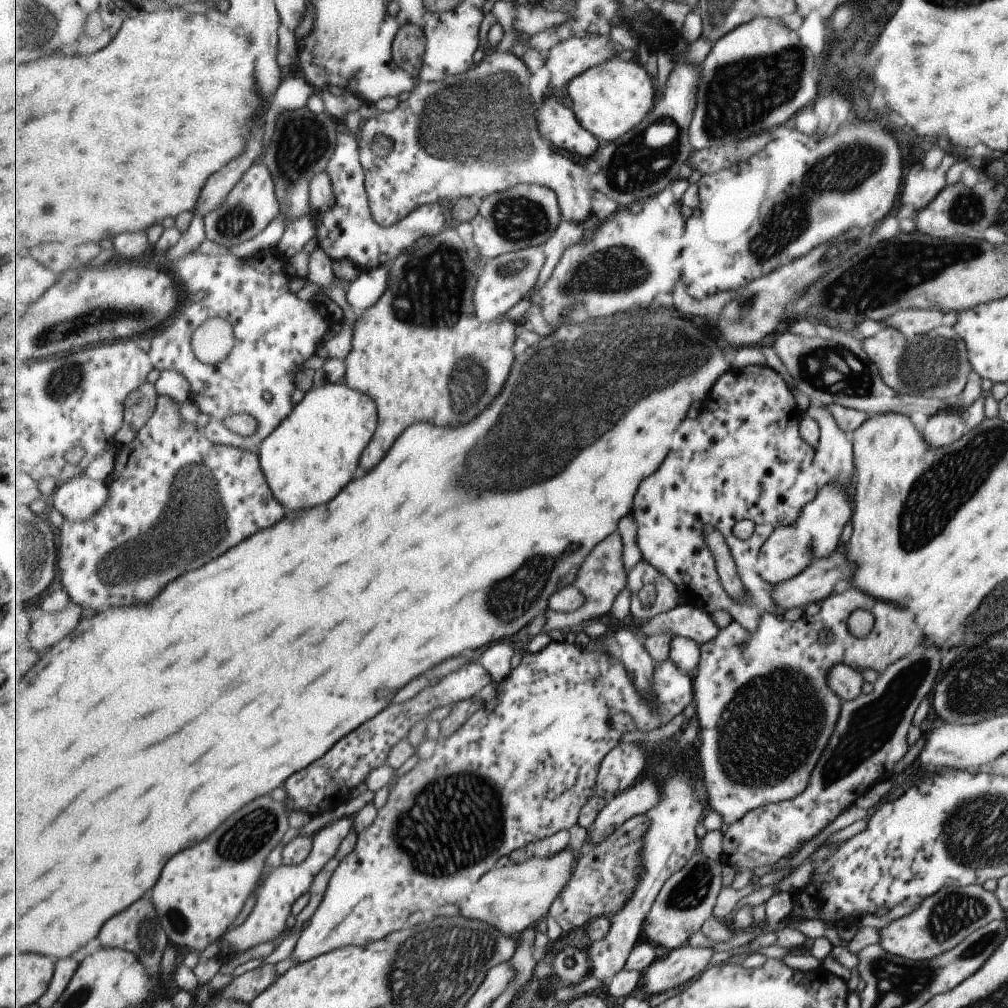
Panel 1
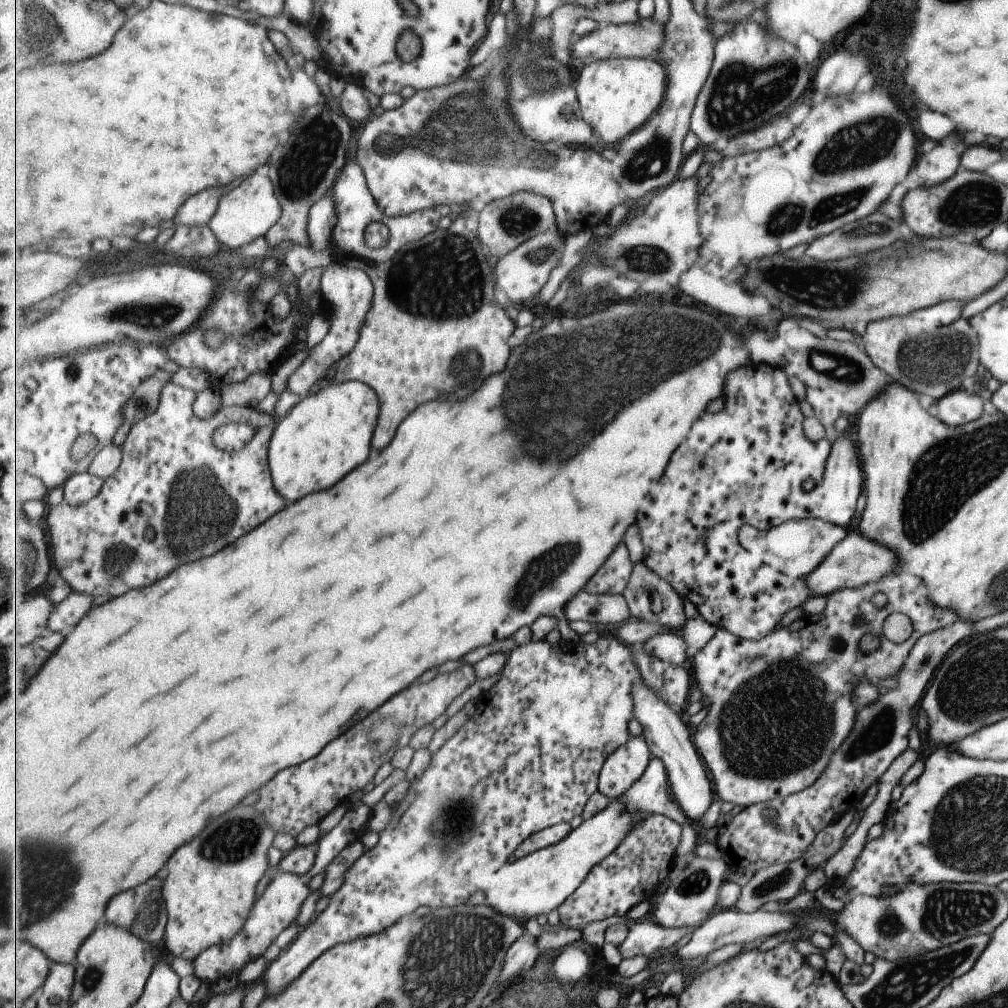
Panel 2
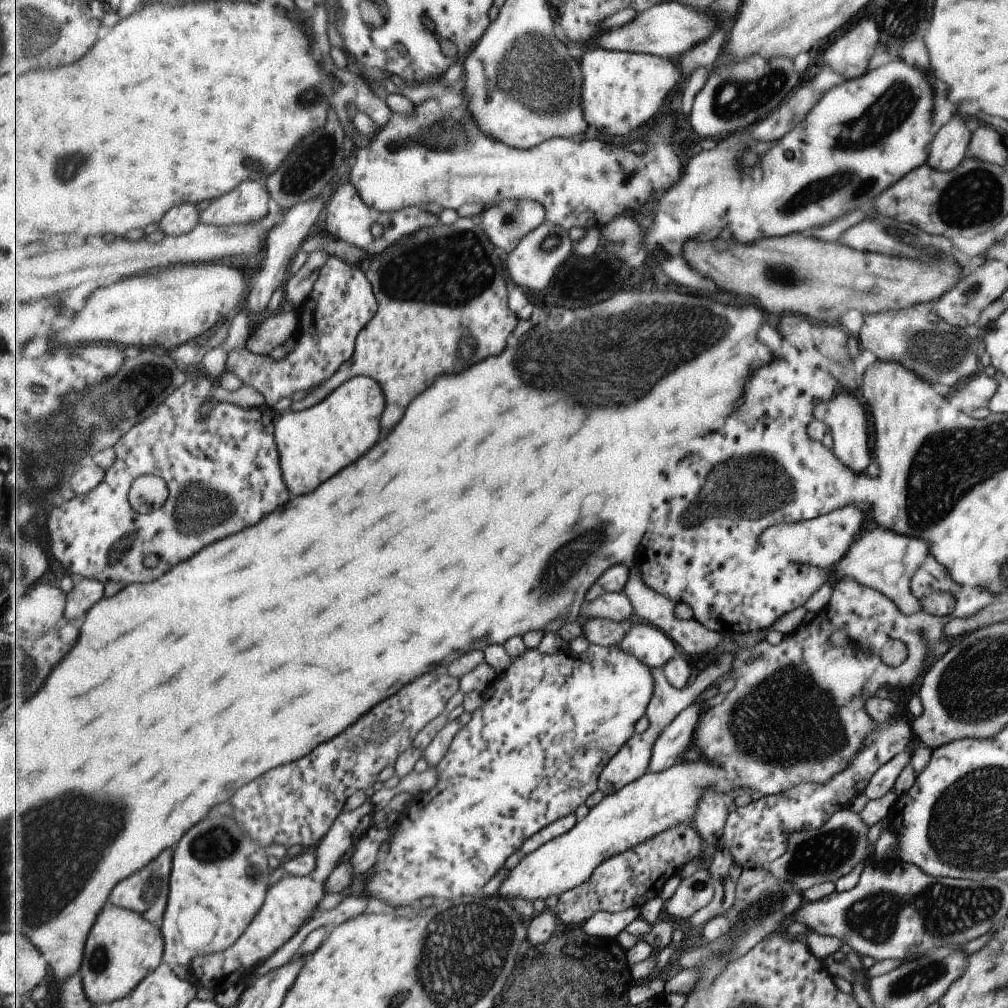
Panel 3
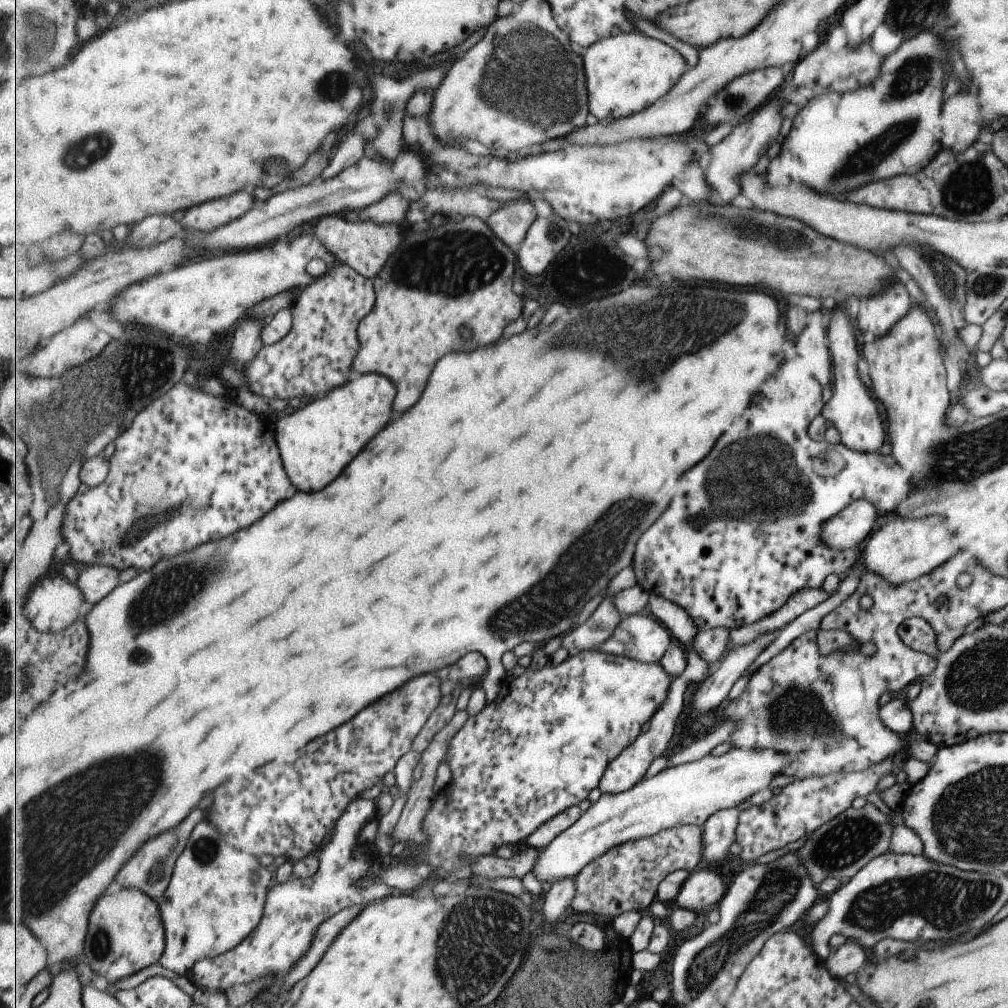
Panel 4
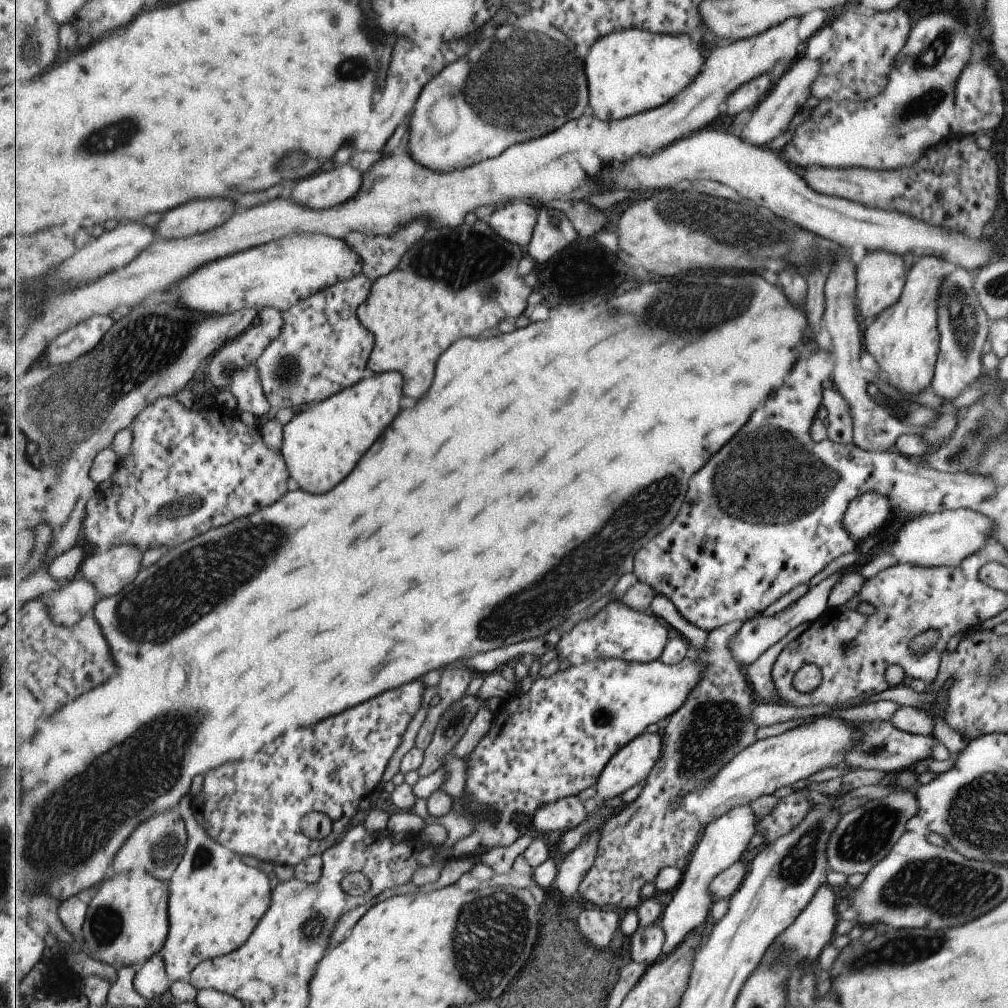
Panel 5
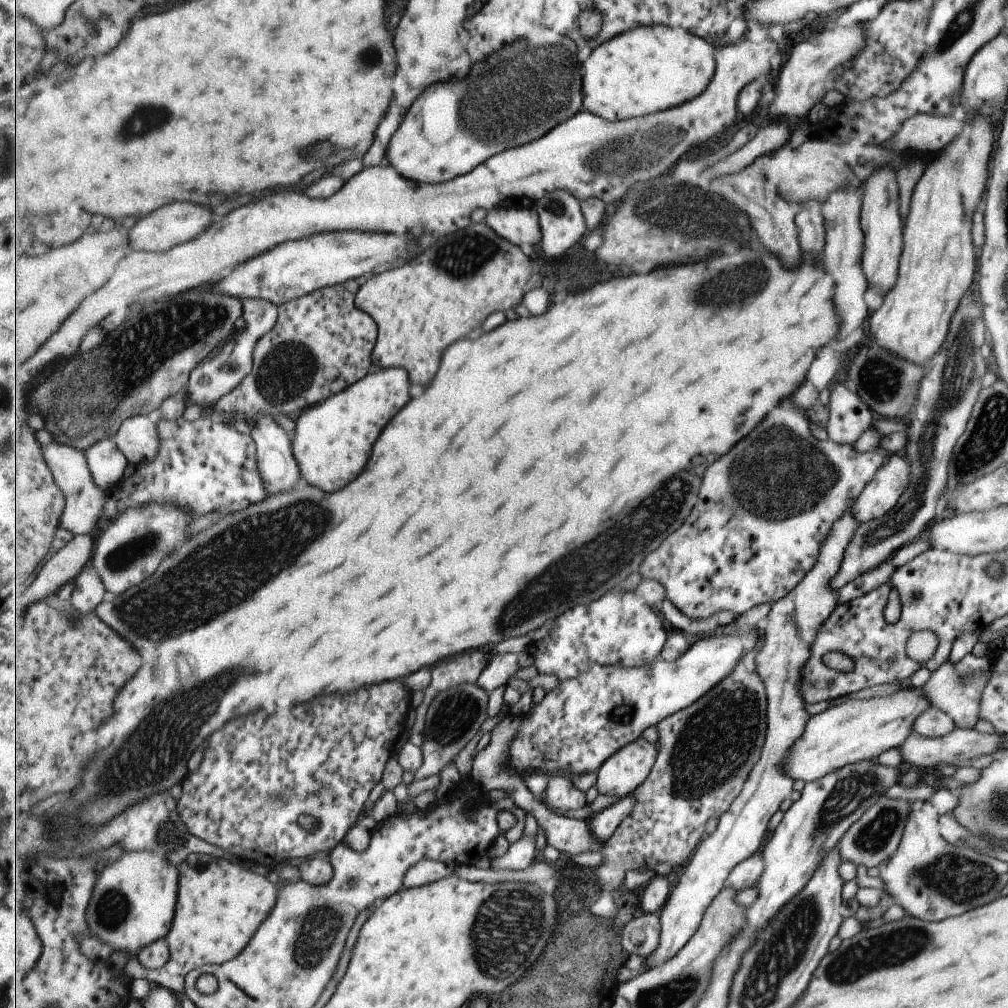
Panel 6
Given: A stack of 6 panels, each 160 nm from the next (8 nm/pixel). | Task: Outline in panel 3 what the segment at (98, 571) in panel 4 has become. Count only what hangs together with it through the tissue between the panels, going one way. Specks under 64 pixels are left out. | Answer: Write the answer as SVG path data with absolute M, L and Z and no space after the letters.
M85 577L79 580L68 594L66 620L87 614L105 596L105 583Z

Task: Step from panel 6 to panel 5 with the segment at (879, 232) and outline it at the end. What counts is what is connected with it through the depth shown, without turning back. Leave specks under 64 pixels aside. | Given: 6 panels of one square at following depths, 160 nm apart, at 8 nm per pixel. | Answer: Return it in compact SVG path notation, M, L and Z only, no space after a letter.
M869 252L861 258L857 266L857 300L859 300L859 312L865 318L873 318L880 315L879 312L887 306L892 306L901 294L905 282L905 268L897 254L889 252Z

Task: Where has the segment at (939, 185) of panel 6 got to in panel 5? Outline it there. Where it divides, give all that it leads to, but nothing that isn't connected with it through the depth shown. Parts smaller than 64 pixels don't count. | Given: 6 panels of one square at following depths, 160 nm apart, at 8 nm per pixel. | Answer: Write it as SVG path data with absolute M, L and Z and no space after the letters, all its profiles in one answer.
M921 256L907 272L901 296L883 314L873 318L863 334L863 351L874 357L889 385L905 395L923 391L933 377L939 345L936 306L940 285L944 275L955 268L940 257Z

